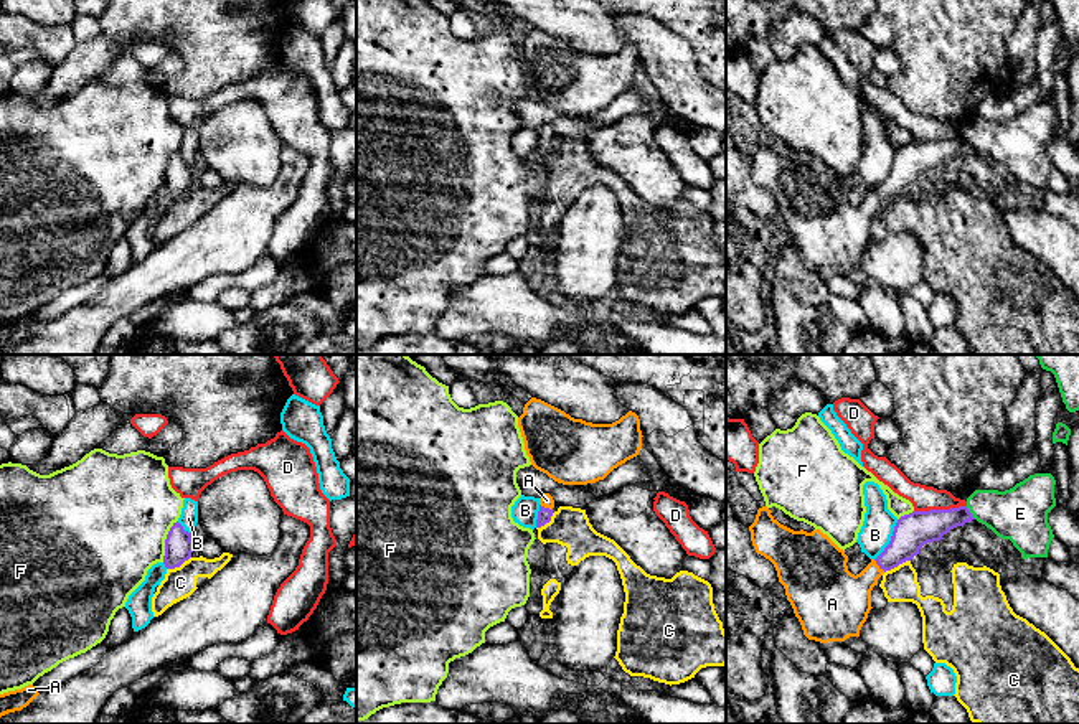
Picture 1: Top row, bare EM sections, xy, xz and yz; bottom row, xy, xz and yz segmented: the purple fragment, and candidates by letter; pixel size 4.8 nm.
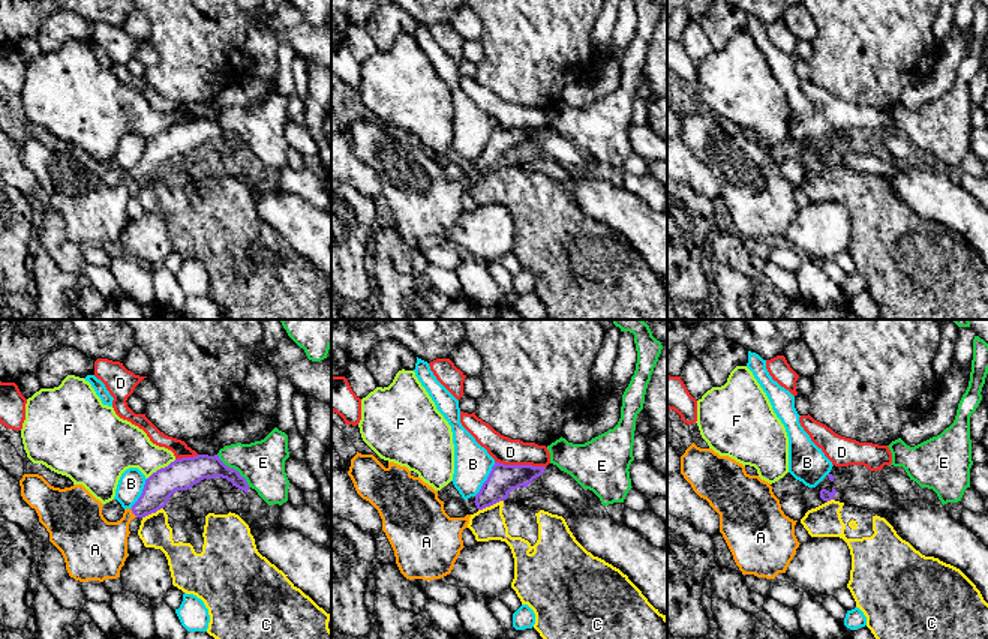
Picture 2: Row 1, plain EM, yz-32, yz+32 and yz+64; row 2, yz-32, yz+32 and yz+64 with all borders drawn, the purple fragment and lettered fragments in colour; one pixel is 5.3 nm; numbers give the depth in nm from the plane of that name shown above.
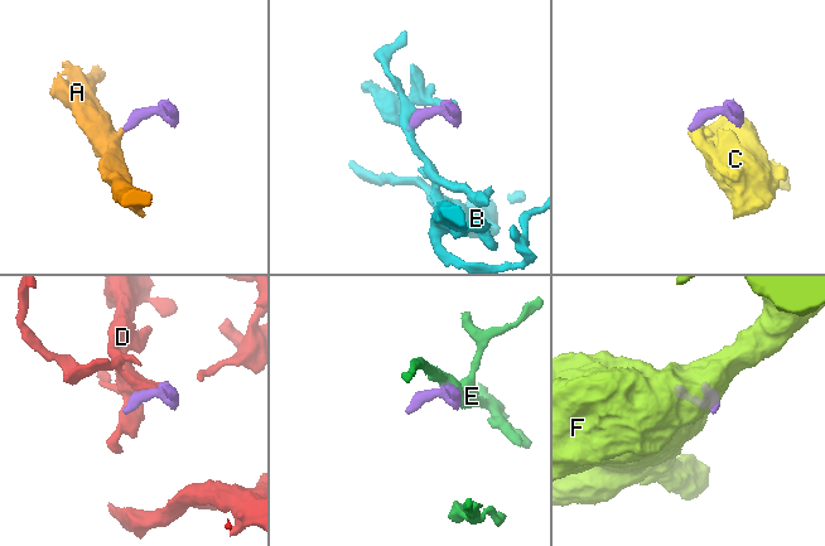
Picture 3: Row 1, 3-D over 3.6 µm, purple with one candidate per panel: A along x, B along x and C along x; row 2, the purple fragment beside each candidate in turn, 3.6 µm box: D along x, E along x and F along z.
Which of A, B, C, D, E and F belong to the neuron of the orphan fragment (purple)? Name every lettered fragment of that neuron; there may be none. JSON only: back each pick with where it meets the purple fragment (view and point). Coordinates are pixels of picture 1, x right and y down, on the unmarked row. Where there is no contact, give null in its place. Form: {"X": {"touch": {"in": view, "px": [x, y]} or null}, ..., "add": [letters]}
{"A": {"touch": {"in": "yz", "px": [880, 197]}}, "add": ["A"]}

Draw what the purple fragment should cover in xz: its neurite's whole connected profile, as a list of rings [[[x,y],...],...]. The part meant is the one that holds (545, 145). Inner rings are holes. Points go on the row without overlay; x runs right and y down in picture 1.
[[[549,124],[541,125],[536,158],[541,158],[551,152],[553,139],[554,139],[553,127]]]

